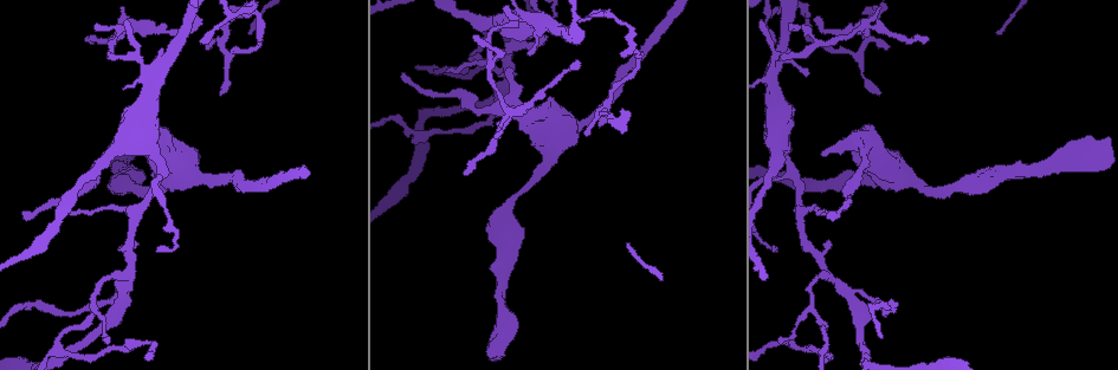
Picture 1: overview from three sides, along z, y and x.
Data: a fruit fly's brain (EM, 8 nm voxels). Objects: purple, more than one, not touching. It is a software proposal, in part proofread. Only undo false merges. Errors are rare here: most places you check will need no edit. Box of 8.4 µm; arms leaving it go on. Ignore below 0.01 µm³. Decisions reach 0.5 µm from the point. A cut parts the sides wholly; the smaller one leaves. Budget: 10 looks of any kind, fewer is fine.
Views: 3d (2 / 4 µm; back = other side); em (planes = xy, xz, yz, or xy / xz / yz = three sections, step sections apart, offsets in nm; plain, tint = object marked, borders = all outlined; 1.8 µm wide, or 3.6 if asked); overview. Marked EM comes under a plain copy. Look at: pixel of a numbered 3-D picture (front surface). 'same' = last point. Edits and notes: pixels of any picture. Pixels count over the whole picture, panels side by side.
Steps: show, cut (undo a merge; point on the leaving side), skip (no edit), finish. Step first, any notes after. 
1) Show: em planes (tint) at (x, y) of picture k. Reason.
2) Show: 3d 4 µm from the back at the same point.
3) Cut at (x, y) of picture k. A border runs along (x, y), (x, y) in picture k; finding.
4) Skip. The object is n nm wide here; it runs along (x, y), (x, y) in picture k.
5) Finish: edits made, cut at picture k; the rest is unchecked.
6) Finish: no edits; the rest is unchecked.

Show: em planes (tint) at (225, 54) of picture 1.

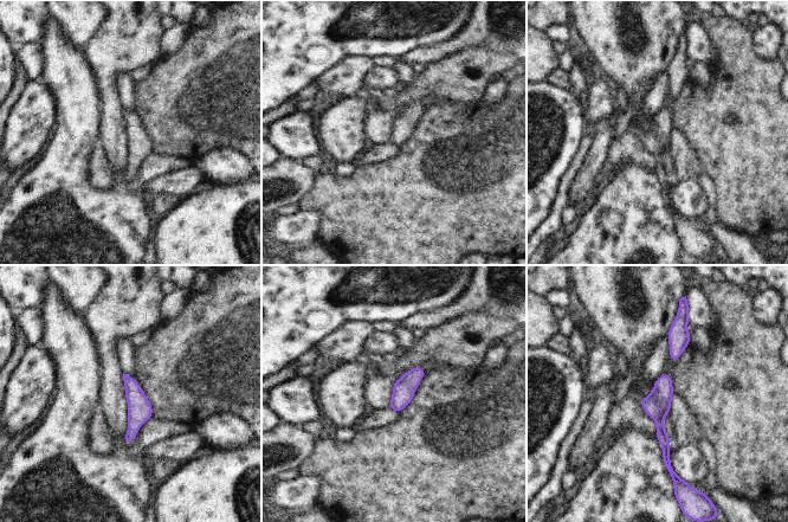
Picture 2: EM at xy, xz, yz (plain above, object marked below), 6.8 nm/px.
Skip. It runs along (664, 376), (659, 426), (669, 466) in picture 2; one neuron here.

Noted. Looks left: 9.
Show: em xz step 4 (tint) at (531, 18) of picture 1. Three arms meet.

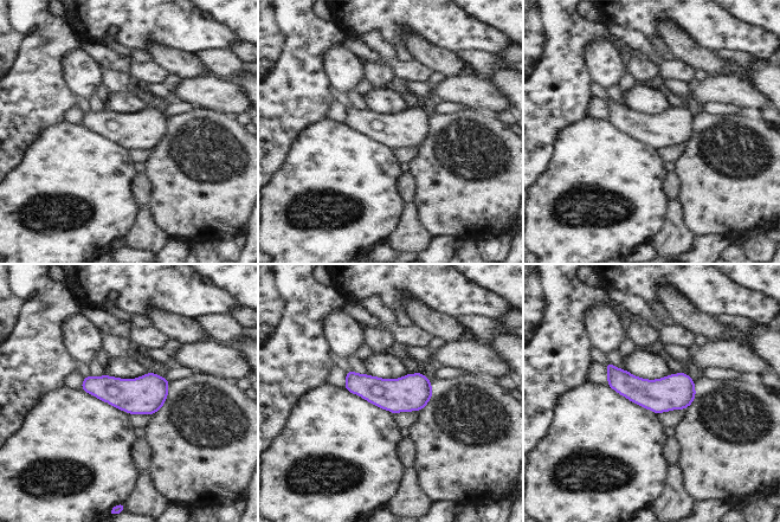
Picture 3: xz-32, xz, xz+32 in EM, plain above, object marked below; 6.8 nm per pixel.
Show: em planes (tint) at the same point.

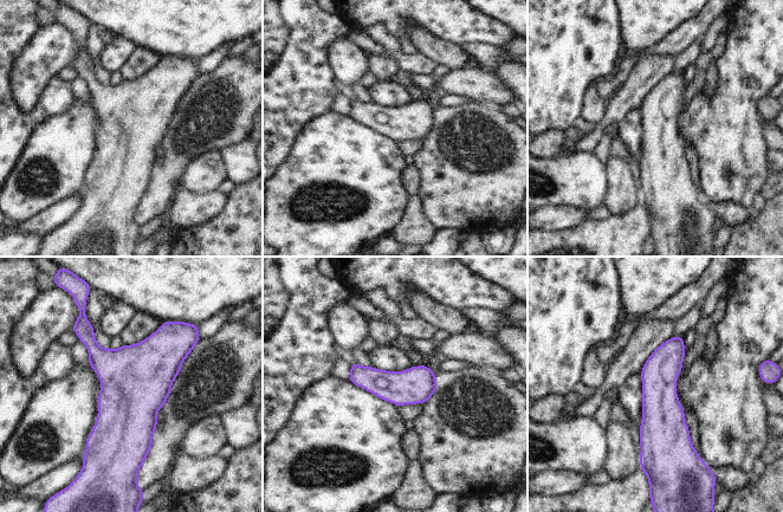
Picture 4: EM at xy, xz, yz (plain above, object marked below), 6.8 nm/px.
Skip. Continuous, no second neuron.

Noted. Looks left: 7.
Show: 3d 4 µm at (509, 111) of picture 1. Three-way junction.

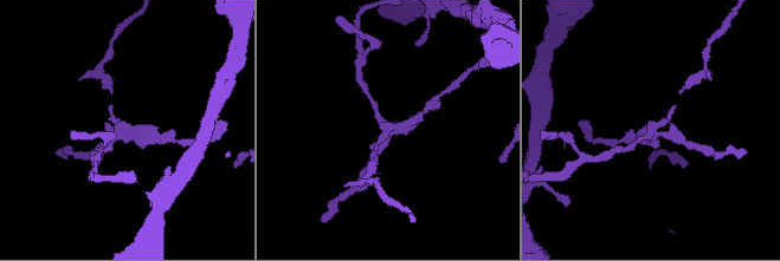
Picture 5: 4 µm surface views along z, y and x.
Show: em planes (tint) at (124, 133) of picture 5. 3 arms meet here; now the EM.

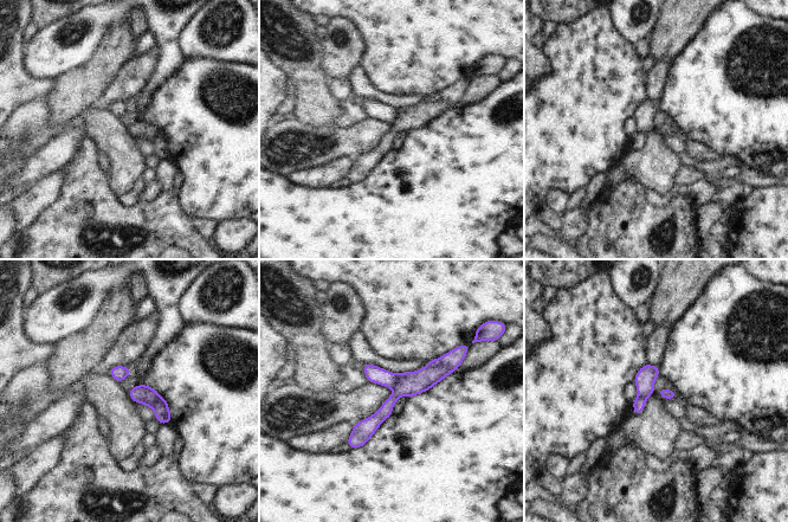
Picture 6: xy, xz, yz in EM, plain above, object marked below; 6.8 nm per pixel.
Cut at (408, 384) of picture 6. The object is 140 nm wide here; a border runs along (424, 367), (446, 365), (453, 371) in picture 6; two neurons meet here.

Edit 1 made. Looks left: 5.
Show: overview. Redraw.

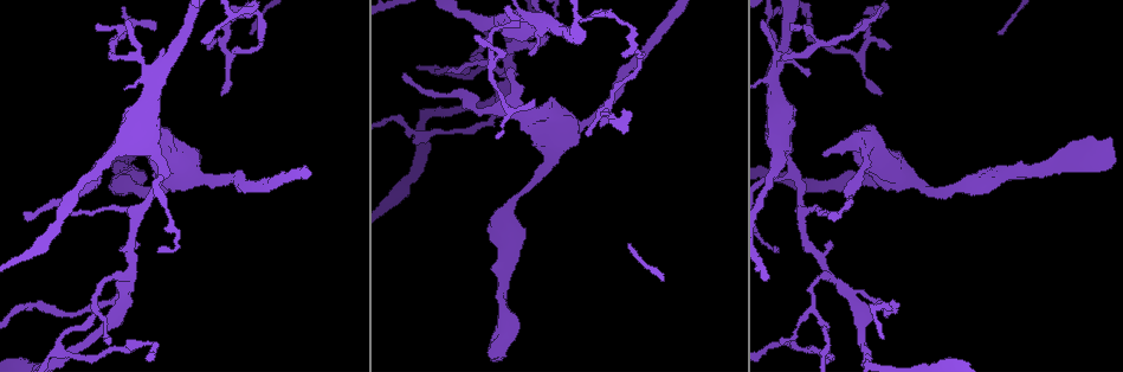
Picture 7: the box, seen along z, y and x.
Show: 3d 4 µm at (127, 274) of picture 7. Arms part here.

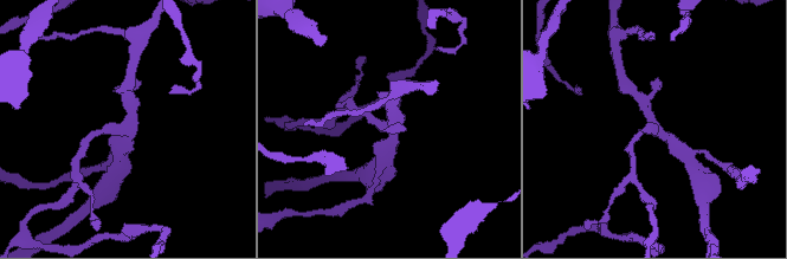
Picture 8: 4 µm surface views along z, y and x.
Show: em xz step 8 (tint) at (654, 128) of picture 8. 3 arms meet here.

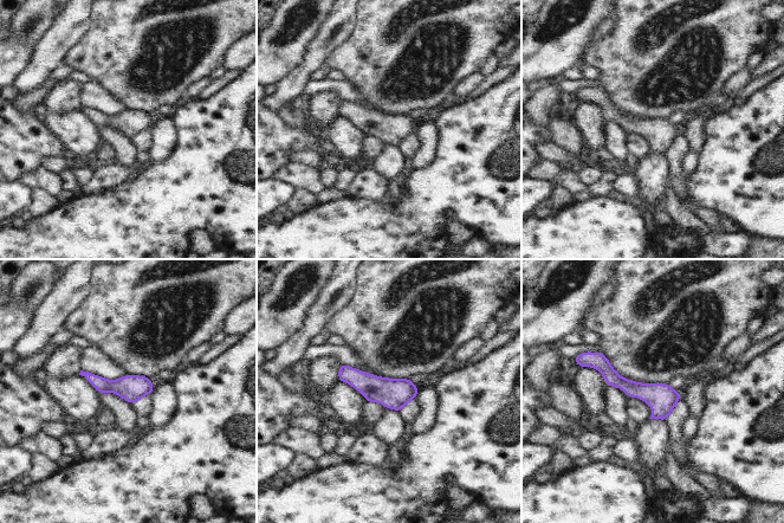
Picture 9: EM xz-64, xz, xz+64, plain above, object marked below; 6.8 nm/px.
Show: em planes (tint) at the same point. Another direction.

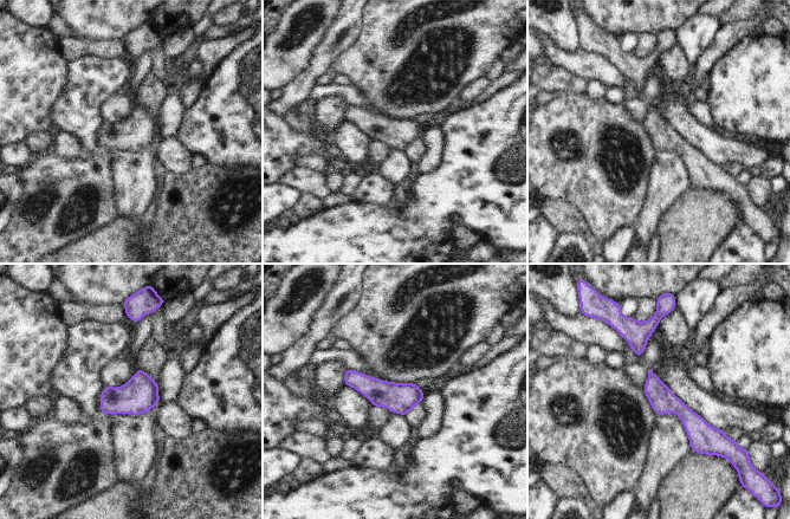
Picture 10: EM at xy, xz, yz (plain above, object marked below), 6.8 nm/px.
Skip. The object is 170 nm wide here; continuous, no second neuron.

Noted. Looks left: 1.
Finish: edits made, cut at picture 6; the rest is unchecked.

